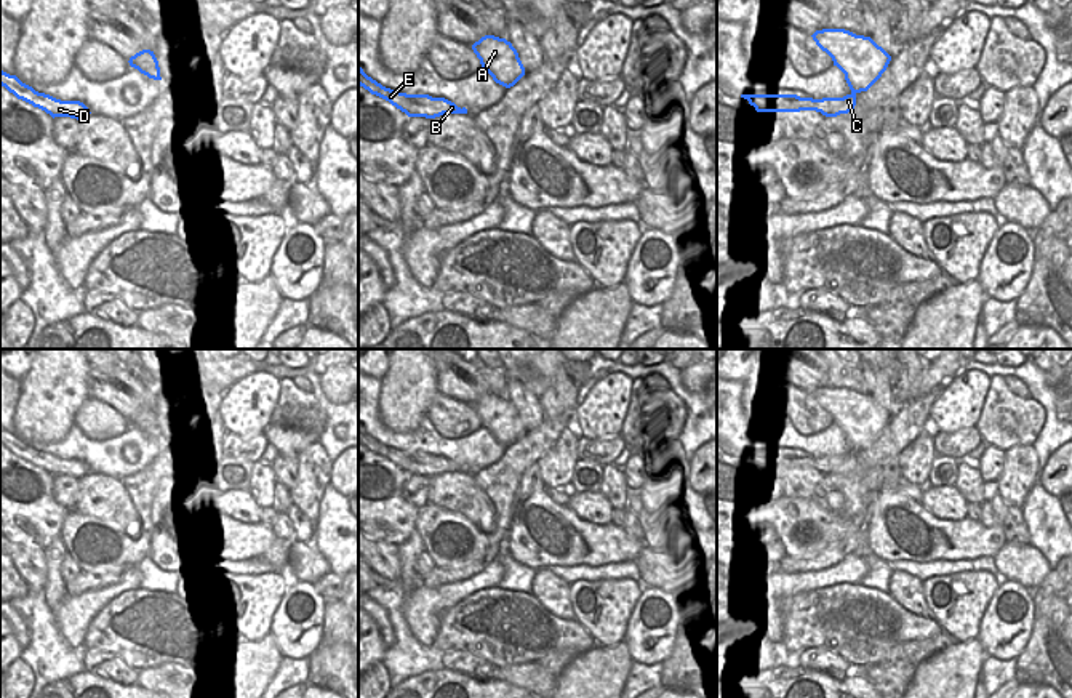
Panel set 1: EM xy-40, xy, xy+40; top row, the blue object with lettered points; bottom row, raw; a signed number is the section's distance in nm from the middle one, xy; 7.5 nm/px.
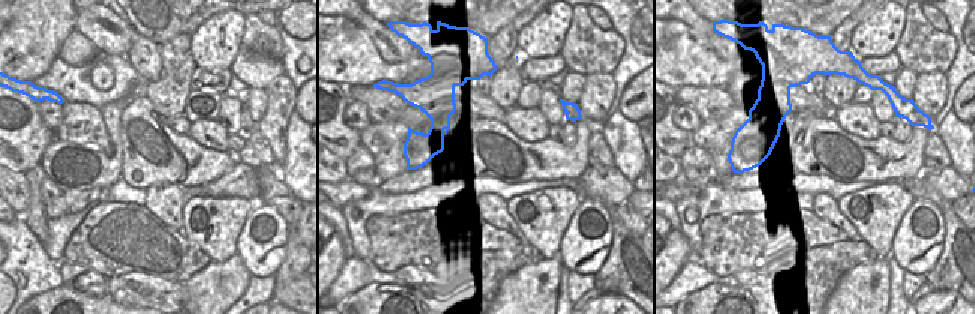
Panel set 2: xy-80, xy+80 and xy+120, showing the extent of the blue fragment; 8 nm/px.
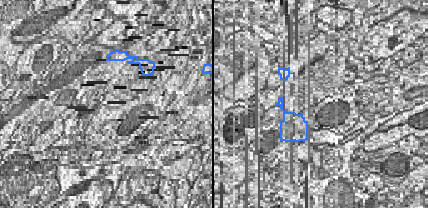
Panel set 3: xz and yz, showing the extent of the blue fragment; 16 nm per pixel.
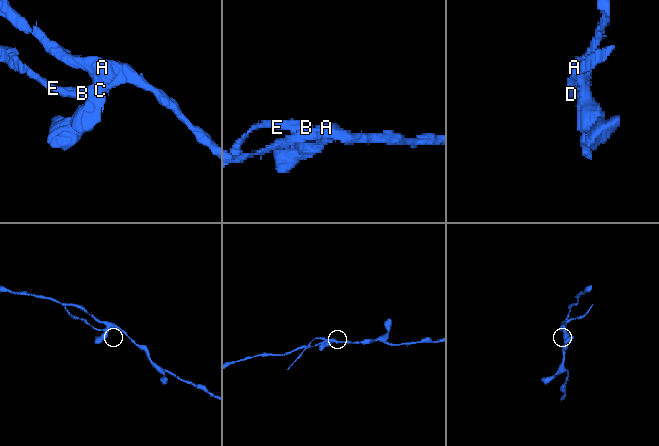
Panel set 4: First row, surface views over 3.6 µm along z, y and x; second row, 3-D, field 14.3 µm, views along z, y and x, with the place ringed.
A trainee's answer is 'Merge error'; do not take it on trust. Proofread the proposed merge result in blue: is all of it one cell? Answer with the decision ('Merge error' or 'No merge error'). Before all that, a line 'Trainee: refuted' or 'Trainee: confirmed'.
Trainee: confirmed
Merge error.

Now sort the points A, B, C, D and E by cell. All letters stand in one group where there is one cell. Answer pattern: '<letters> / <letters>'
A C / B D E

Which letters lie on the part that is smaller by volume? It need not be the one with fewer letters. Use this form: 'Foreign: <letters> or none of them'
Foreign: B, D, E

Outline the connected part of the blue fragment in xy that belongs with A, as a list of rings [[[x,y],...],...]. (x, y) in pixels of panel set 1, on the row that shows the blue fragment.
[[[485,35],[472,45],[472,50],[480,59],[482,69],[506,88],[514,86],[525,75],[517,50],[506,38]]]

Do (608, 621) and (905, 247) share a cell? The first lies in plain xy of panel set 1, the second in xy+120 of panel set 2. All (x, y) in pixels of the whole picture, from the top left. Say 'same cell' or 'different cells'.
different cells

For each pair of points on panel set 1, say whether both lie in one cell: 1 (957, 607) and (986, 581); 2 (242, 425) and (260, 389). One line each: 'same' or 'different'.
1: same
2: same

